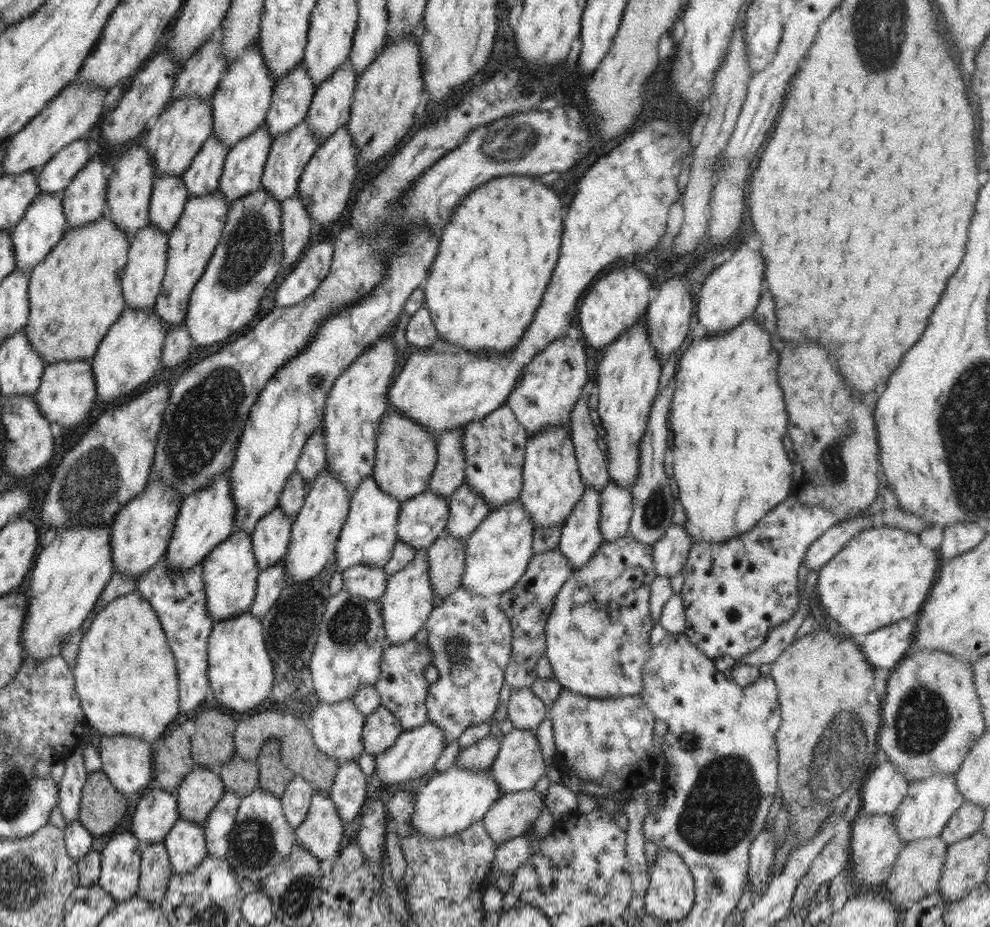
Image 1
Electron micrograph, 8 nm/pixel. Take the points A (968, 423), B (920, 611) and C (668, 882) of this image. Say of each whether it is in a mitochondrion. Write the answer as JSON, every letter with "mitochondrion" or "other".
{"A":"mitochondrion","B":"other","C":"other"}

